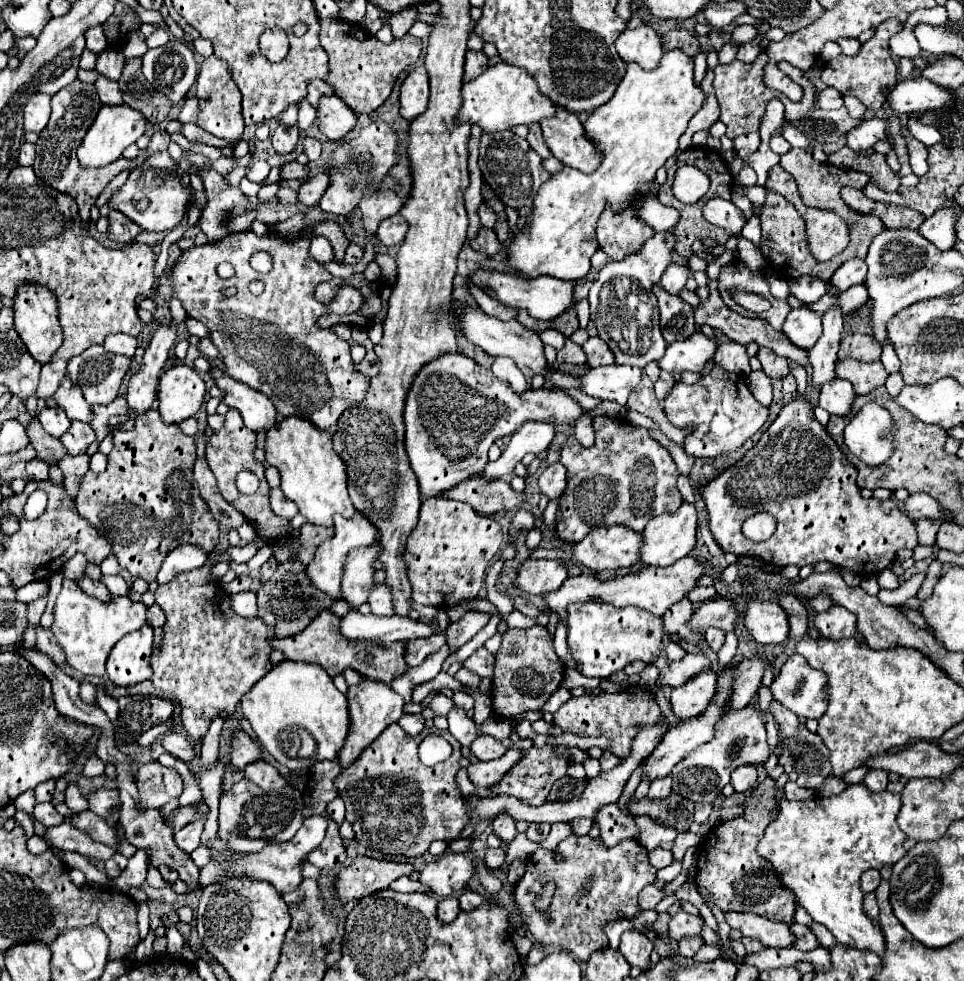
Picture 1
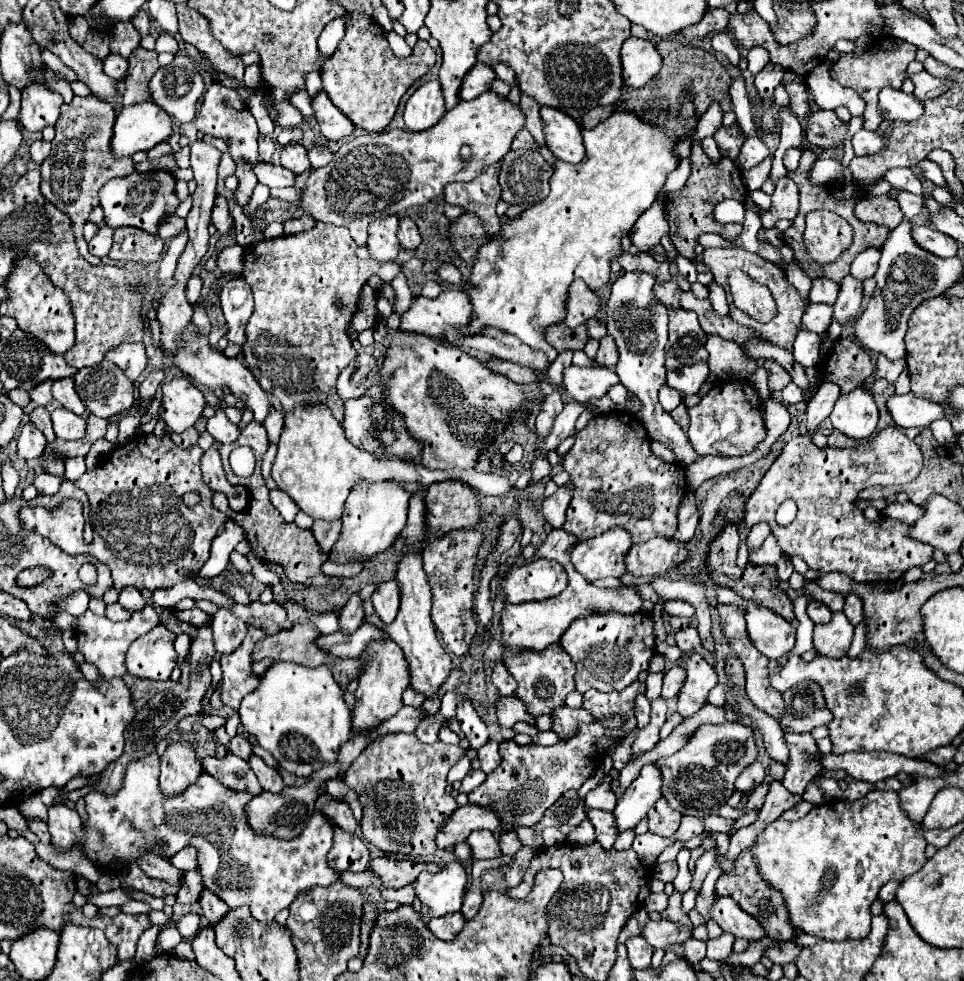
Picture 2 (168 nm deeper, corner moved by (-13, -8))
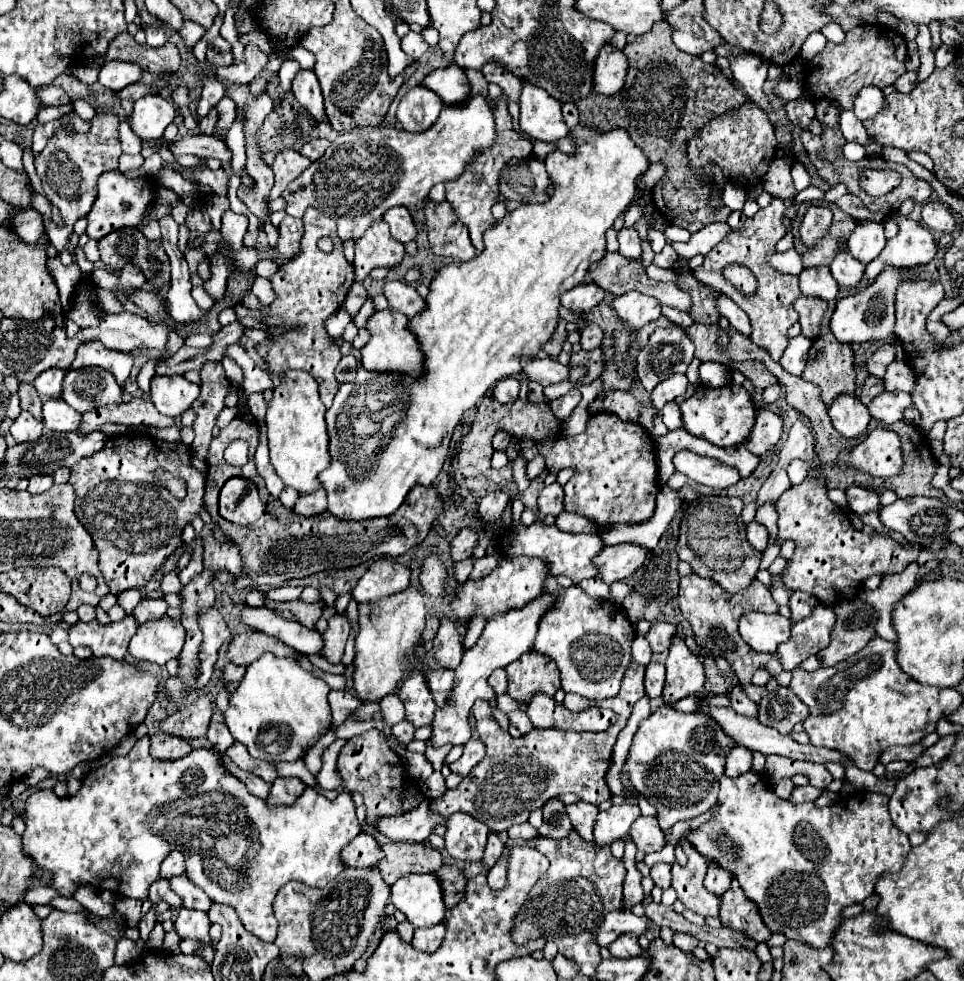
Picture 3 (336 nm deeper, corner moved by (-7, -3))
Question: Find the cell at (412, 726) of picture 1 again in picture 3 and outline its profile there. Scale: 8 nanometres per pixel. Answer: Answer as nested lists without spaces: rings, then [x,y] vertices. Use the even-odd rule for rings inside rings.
[[[402,720],[402,722],[398,722],[398,724],[392,726],[392,734],[394,734],[400,742],[406,742],[406,744],[414,740],[414,732],[416,732],[416,728],[410,726],[406,720]]]

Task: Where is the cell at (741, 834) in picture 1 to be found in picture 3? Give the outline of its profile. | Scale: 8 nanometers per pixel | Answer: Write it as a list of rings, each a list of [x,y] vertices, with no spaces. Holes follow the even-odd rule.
[[[732,880],[730,888],[722,894],[720,920],[724,926],[742,930],[758,942],[766,942],[772,936],[772,930],[762,922],[762,916],[758,914],[758,906],[754,906],[754,902],[742,894],[738,880]]]

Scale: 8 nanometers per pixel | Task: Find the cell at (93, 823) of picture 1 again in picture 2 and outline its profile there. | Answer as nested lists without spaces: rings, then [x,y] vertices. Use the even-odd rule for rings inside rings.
[[[144,855],[140,859],[140,867],[152,879],[160,879],[160,881],[166,881],[166,883],[172,883],[172,885],[182,885],[184,883],[182,871],[178,871],[176,867],[172,867],[170,861],[162,861],[156,855]]]

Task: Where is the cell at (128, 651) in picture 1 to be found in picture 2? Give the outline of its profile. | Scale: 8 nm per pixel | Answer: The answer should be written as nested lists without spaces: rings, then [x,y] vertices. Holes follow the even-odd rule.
[[[158,625],[140,639],[136,639],[126,655],[126,667],[128,673],[140,679],[152,679],[152,681],[166,681],[170,679],[172,669],[176,663],[176,651],[174,651],[174,639],[176,633],[172,633],[168,627]]]

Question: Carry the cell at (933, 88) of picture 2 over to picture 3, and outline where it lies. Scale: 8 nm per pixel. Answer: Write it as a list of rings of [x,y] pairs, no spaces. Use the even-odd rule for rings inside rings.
[[[904,72],[904,74],[894,82],[894,86],[896,86],[900,92],[904,92],[904,94],[908,94],[910,90],[914,90],[916,84],[918,84],[918,72]]]

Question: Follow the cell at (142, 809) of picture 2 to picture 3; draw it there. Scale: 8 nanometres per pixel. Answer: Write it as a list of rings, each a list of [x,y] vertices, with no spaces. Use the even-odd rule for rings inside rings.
[[[150,736],[138,738],[130,754],[110,758],[108,764],[88,774],[76,796],[58,798],[52,790],[32,792],[26,800],[24,816],[24,854],[40,868],[52,872],[52,888],[62,896],[72,898],[78,884],[90,884],[118,896],[146,900],[148,886],[158,880],[162,860],[172,850],[180,850],[186,856],[186,876],[190,882],[202,888],[212,902],[232,906],[244,928],[262,942],[274,942],[276,938],[278,922],[272,914],[272,904],[278,890],[290,880],[324,888],[344,868],[340,850],[360,832],[348,792],[340,792],[330,800],[318,790],[306,788],[294,806],[268,808],[262,798],[246,790],[244,782],[220,766],[218,750],[200,748],[180,760],[160,762],[150,756]]]

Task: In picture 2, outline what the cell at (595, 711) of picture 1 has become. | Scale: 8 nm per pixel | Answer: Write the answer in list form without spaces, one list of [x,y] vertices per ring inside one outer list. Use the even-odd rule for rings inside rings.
[[[568,705],[556,707],[552,709],[552,731],[560,737],[560,739],[568,739],[576,733],[576,725],[578,721],[584,723],[592,723],[592,715],[584,709],[570,709]]]

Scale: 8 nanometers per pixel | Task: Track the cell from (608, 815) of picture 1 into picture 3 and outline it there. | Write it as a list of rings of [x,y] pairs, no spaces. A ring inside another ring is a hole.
[[[576,802],[576,804],[570,804],[566,806],[566,812],[572,820],[572,826],[574,830],[586,840],[586,842],[592,842],[594,840],[594,818],[598,816],[598,806],[594,804],[588,804],[588,802]]]

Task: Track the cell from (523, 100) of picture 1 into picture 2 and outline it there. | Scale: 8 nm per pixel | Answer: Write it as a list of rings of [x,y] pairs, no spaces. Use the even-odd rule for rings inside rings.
[[[486,91],[484,95],[480,95],[480,97],[472,99],[472,101],[460,101],[460,103],[458,103],[452,111],[448,111],[448,113],[440,119],[440,123],[434,125],[432,129],[426,129],[426,131],[420,131],[420,133],[404,131],[404,129],[392,129],[392,131],[382,131],[382,133],[364,133],[364,135],[358,135],[358,137],[354,137],[354,139],[344,141],[344,143],[340,145],[340,149],[334,153],[334,159],[332,159],[326,167],[312,169],[308,181],[304,183],[304,193],[302,193],[302,197],[300,197],[300,207],[302,207],[302,211],[304,211],[306,215],[310,215],[310,217],[316,219],[316,221],[348,227],[348,231],[350,231],[352,239],[356,241],[356,245],[362,247],[362,245],[366,245],[366,229],[368,229],[368,225],[370,225],[374,219],[384,219],[384,217],[390,217],[390,215],[400,215],[400,213],[404,213],[408,207],[426,205],[426,203],[430,203],[432,199],[436,199],[436,197],[444,191],[444,187],[446,187],[448,183],[468,183],[468,181],[476,179],[486,167],[490,167],[490,165],[502,161],[502,157],[510,151],[512,139],[516,137],[516,133],[518,133],[522,127],[524,127],[524,113],[520,111],[520,105],[514,105],[514,103],[510,103],[508,99],[502,99],[502,97],[492,95],[490,91]],[[464,145],[470,147],[470,159],[462,159],[462,155],[460,155],[460,149],[462,149]]]

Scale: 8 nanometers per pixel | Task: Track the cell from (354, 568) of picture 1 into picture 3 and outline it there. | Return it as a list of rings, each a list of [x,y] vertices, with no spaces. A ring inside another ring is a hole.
[[[336,612],[330,620],[328,620],[328,630],[322,634],[324,636],[324,656],[338,664],[342,660],[344,654],[344,644],[348,640],[350,634],[350,622],[346,618],[344,612]]]

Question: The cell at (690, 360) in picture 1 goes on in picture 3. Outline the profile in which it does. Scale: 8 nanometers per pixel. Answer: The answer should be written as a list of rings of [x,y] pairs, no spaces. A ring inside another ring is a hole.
[[[674,374],[666,378],[652,390],[652,404],[660,410],[666,402],[674,400],[676,396],[682,396],[686,392],[686,386],[688,386],[688,378],[684,374]]]

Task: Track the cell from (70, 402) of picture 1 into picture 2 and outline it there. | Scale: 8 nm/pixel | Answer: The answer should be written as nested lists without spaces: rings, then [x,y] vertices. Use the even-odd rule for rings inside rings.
[[[72,377],[54,381],[52,383],[52,397],[68,411],[72,411],[76,415],[86,415],[86,407],[84,407],[84,403],[80,403],[80,397],[74,391],[74,379]]]

